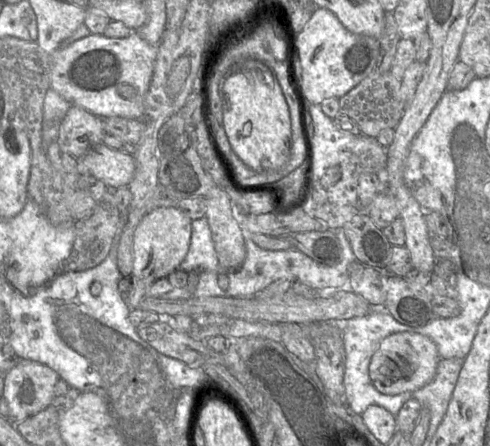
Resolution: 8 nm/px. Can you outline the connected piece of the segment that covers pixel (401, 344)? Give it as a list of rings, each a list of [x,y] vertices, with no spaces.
[[[394,333],[385,337],[373,354],[369,363],[369,377],[382,394],[414,392],[434,378],[440,359],[437,346],[429,337],[418,333]]]

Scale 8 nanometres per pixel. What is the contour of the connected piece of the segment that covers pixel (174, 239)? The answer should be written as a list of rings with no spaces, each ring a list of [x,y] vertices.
[[[176,207],[157,208],[143,217],[134,233],[131,288],[124,296],[131,309],[138,308],[156,280],[167,277],[179,268],[189,250],[191,227],[192,219]]]

